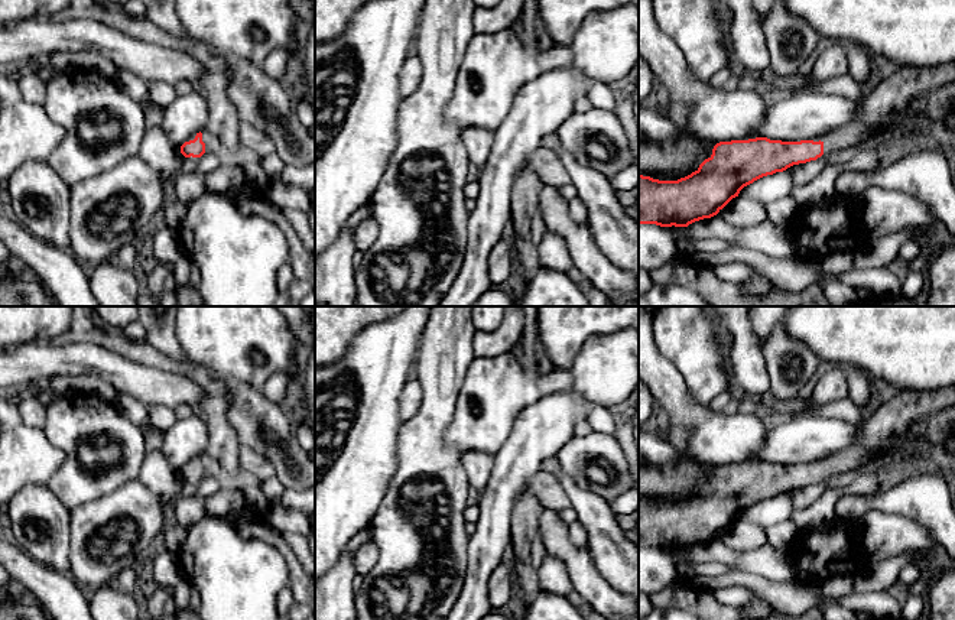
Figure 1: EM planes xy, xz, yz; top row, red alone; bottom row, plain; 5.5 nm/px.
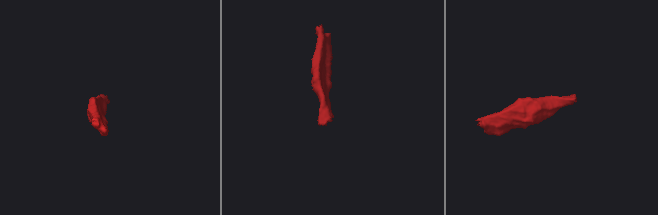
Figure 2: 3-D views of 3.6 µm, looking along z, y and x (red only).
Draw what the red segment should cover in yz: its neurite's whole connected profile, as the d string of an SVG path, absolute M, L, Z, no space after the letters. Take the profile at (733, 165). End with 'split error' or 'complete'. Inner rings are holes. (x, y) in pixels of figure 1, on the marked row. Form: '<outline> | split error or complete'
M955 59L936 66L902 66L878 84L860 101L855 119L847 126L822 137L800 142L748 140L720 142L712 155L691 175L678 181L659 181L639 175L639 224L660 227L688 227L689 224L717 215L740 191L754 181L783 172L787 168L811 160L826 159L841 149L851 147L868 136L891 127L906 133L906 123L952 123L955 117Z | split error

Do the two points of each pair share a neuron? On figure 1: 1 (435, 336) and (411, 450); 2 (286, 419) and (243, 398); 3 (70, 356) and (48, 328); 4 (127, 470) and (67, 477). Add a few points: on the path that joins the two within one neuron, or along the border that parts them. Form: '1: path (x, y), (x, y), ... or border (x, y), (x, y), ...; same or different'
1: path (435, 364), (435, 415), (431, 421); same
2: path (276, 418), (253, 408); same
3: border (49, 340), (31, 340), (16, 349); different
4: path (113, 477), (106, 481), (81, 481); same

